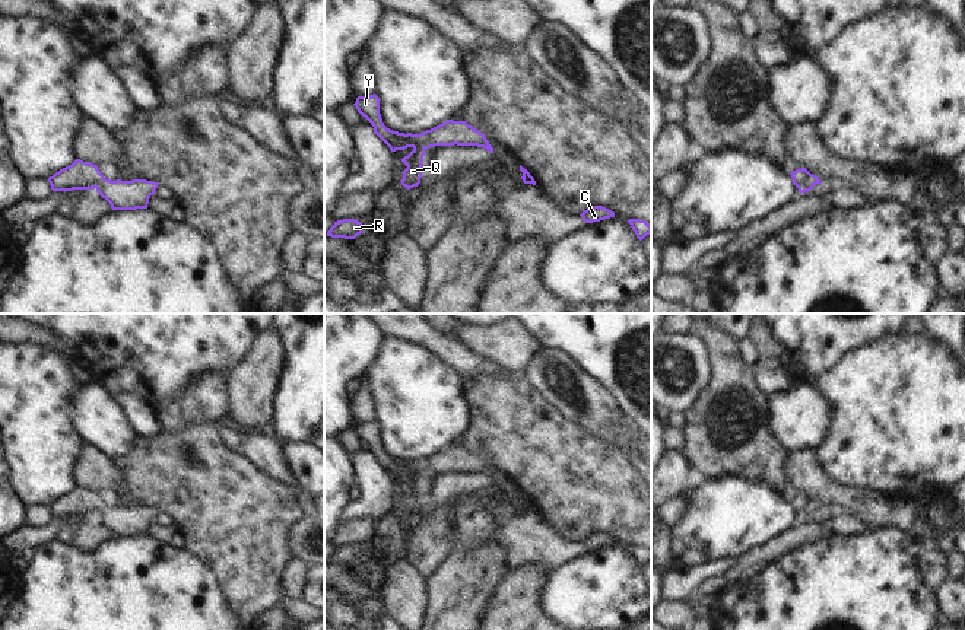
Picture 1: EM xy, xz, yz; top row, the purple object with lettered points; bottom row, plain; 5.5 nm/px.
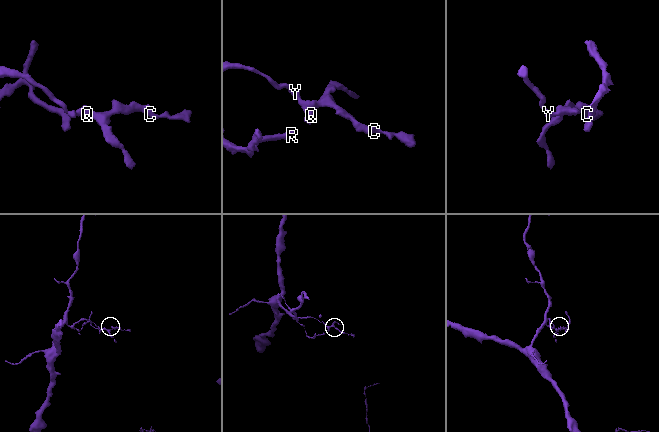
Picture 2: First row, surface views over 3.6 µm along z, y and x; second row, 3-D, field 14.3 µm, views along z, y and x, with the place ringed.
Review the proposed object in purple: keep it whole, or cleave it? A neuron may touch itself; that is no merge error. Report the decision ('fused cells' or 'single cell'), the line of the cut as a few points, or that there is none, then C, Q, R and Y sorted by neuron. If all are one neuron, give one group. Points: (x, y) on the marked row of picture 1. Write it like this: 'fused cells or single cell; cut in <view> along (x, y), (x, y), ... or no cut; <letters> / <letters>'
single cell; no cut; C Q R Y

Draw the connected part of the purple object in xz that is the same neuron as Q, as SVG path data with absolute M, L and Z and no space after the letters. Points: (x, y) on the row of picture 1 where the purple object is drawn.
M374 93L358 96L353 104L358 112L365 117L374 127L374 133L390 147L391 152L413 150L401 159L407 166L403 171L401 185L407 190L418 187L422 178L425 150L435 146L477 146L493 153L493 147L485 134L469 125L466 121L447 120L445 122L426 130L420 134L399 133L387 128L380 114L380 98Z

